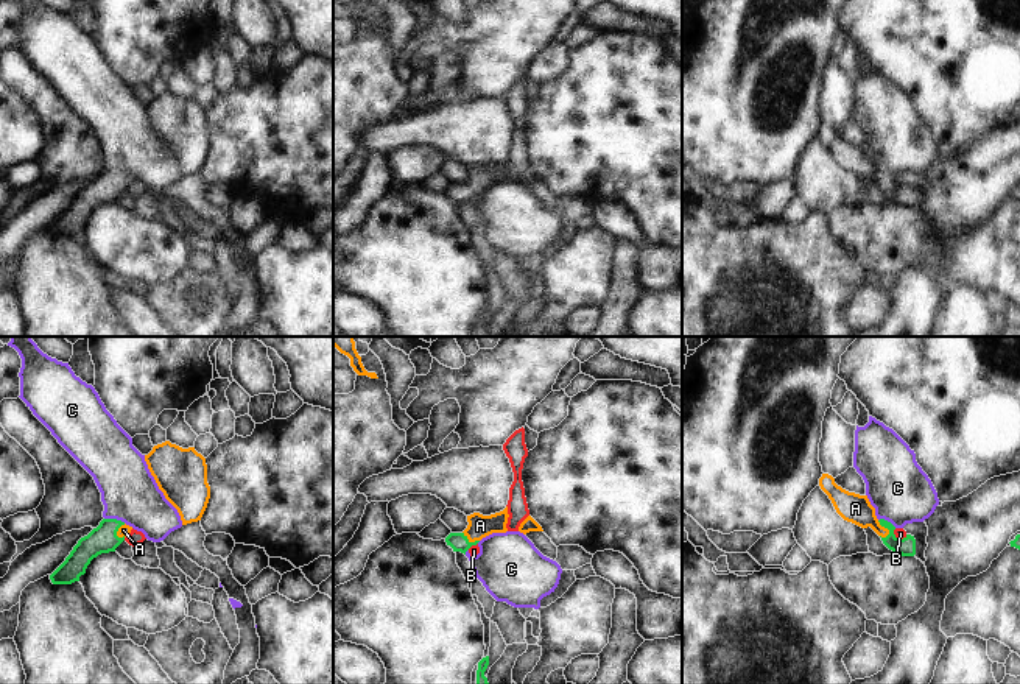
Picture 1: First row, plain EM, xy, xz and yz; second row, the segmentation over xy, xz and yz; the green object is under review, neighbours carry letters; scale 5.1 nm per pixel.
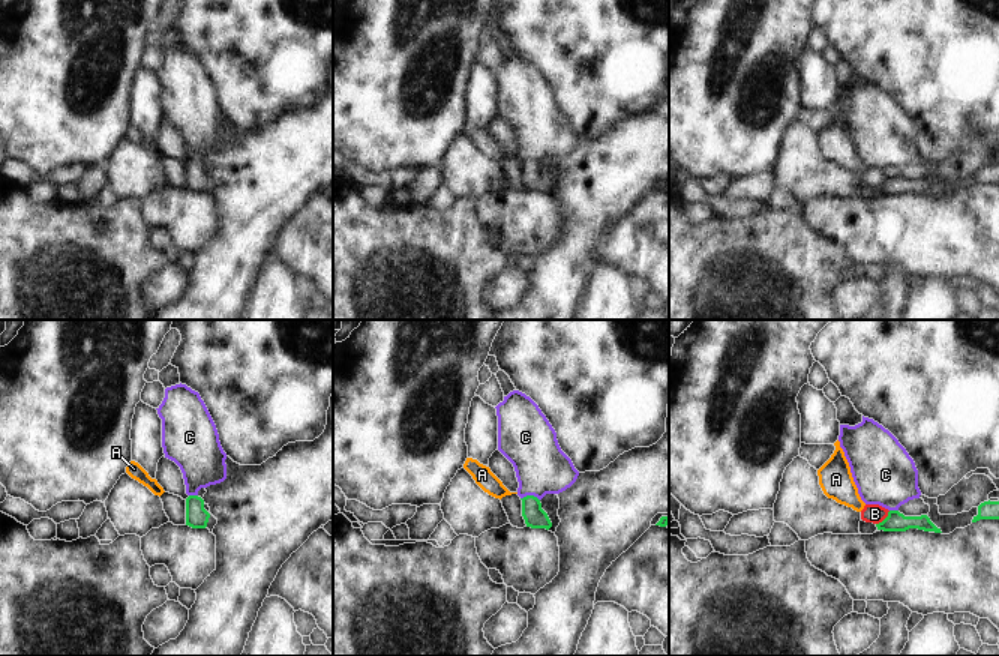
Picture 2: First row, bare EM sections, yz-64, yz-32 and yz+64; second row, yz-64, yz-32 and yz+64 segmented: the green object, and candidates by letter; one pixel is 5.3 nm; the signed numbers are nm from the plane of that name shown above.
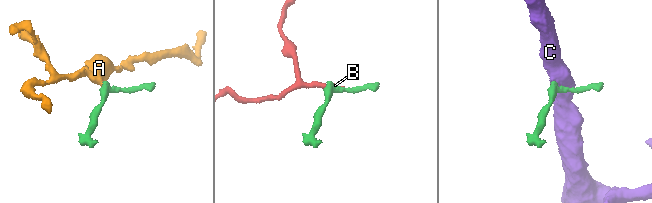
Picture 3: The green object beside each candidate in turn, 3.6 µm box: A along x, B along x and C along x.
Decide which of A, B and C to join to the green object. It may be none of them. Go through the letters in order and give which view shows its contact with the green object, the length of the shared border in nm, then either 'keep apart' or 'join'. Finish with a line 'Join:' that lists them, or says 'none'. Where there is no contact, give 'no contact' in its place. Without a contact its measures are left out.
A: contact in yz; length 100 nm; join
B: contact in yz; length 90 nm; keep apart
C: contact in xy; length 110 nm; keep apart
Join: A

